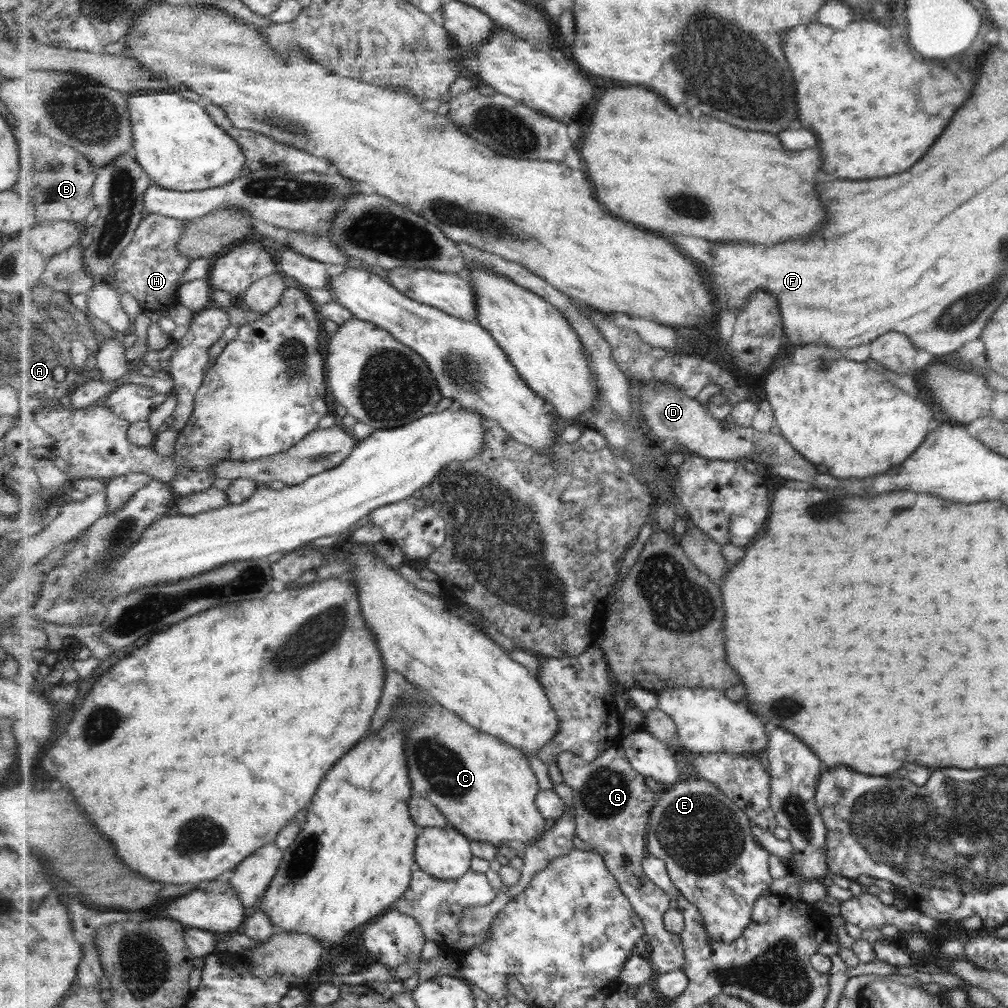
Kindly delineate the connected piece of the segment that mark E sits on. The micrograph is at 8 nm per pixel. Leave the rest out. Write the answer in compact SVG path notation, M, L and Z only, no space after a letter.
M685 776L682 781L663 792L657 801L651 813L646 839L649 854L666 862L671 880L680 894L699 908L713 941L731 943L744 936L744 932L753 923L755 903L763 894L769 894L768 888L773 882L773 876L769 874L771 853L759 844L752 831L752 820L736 801L707 779Z

